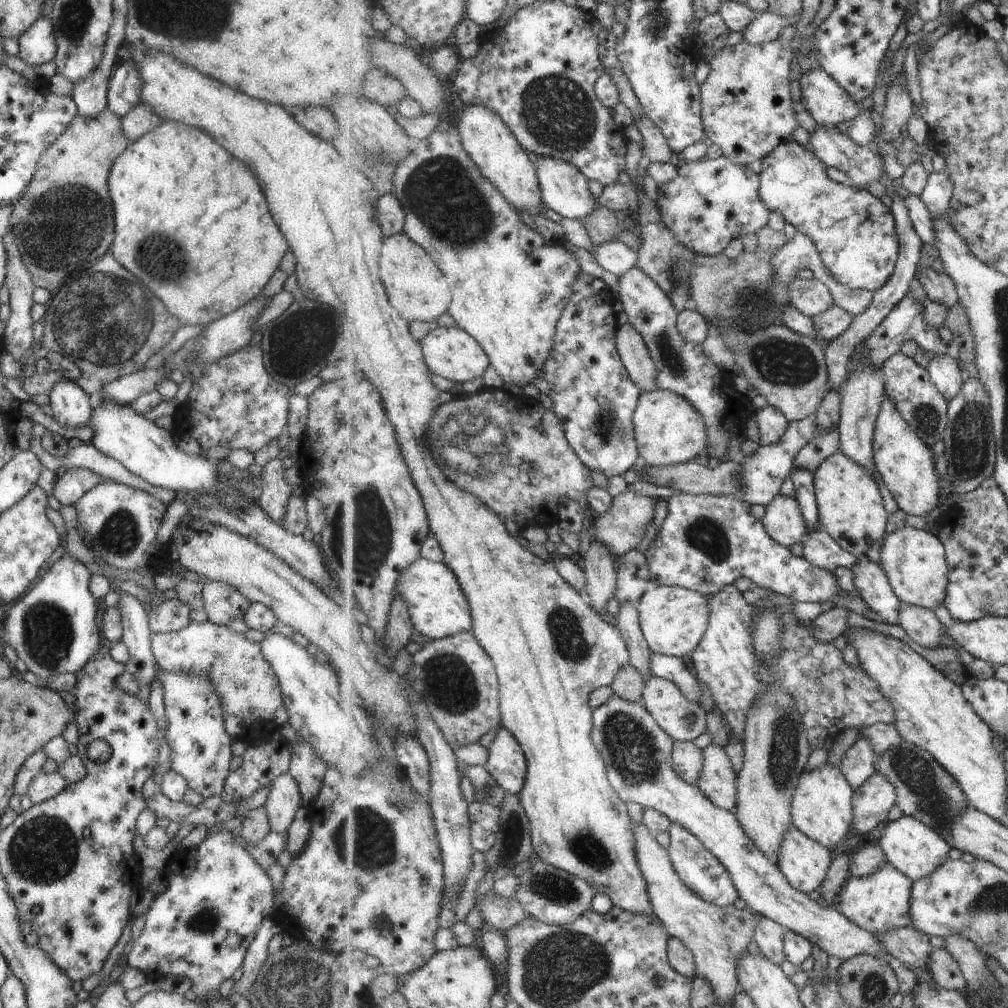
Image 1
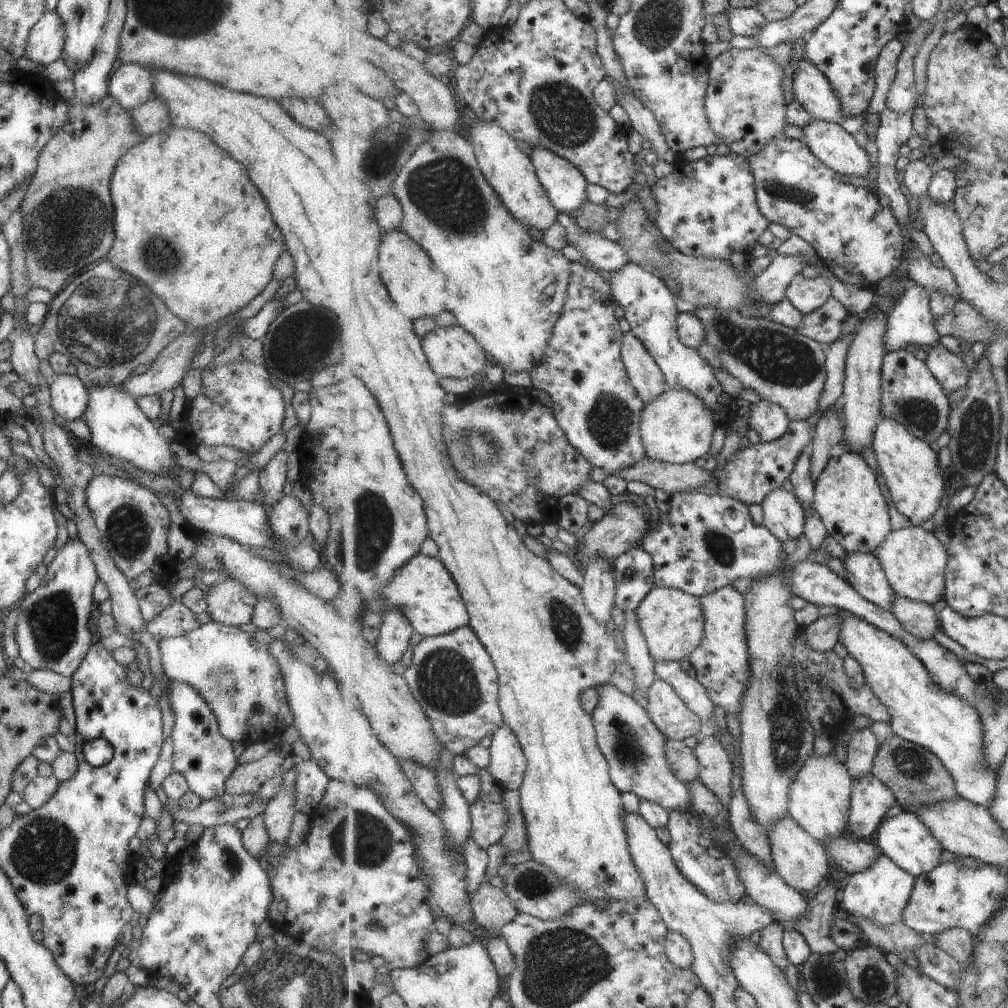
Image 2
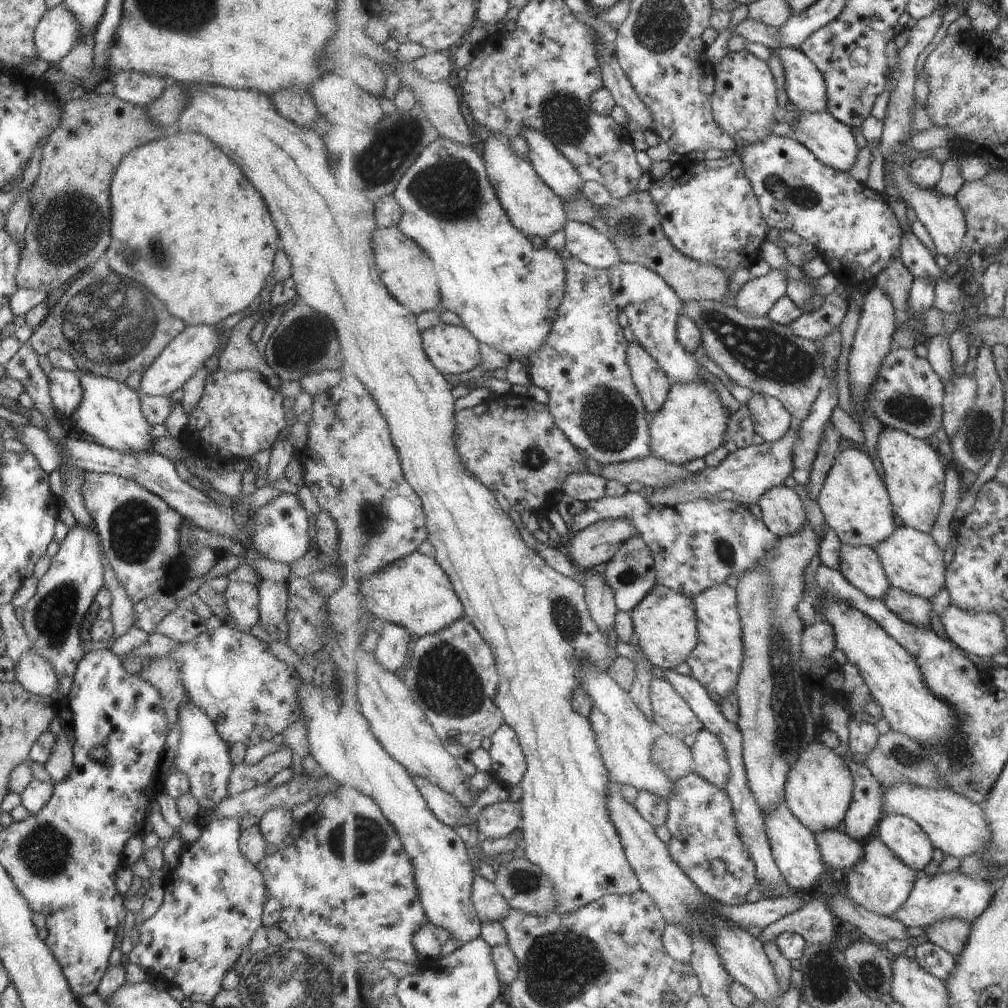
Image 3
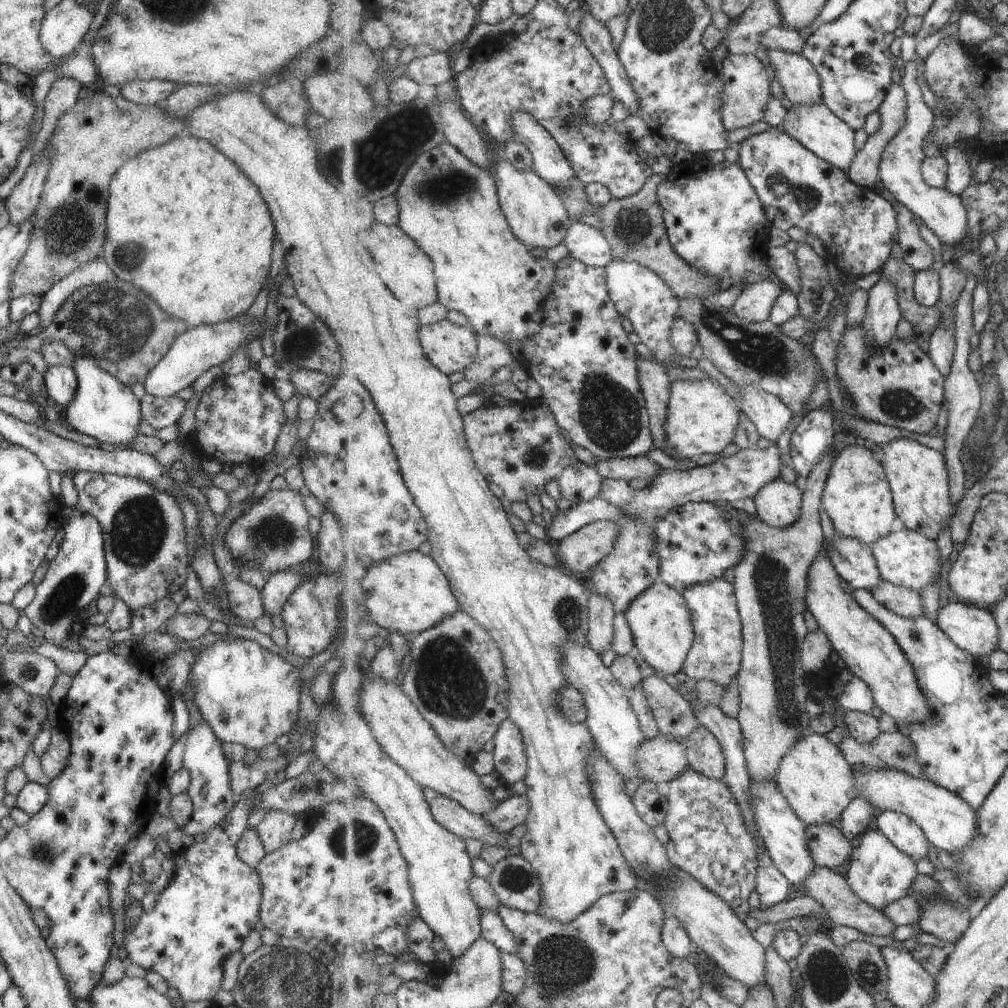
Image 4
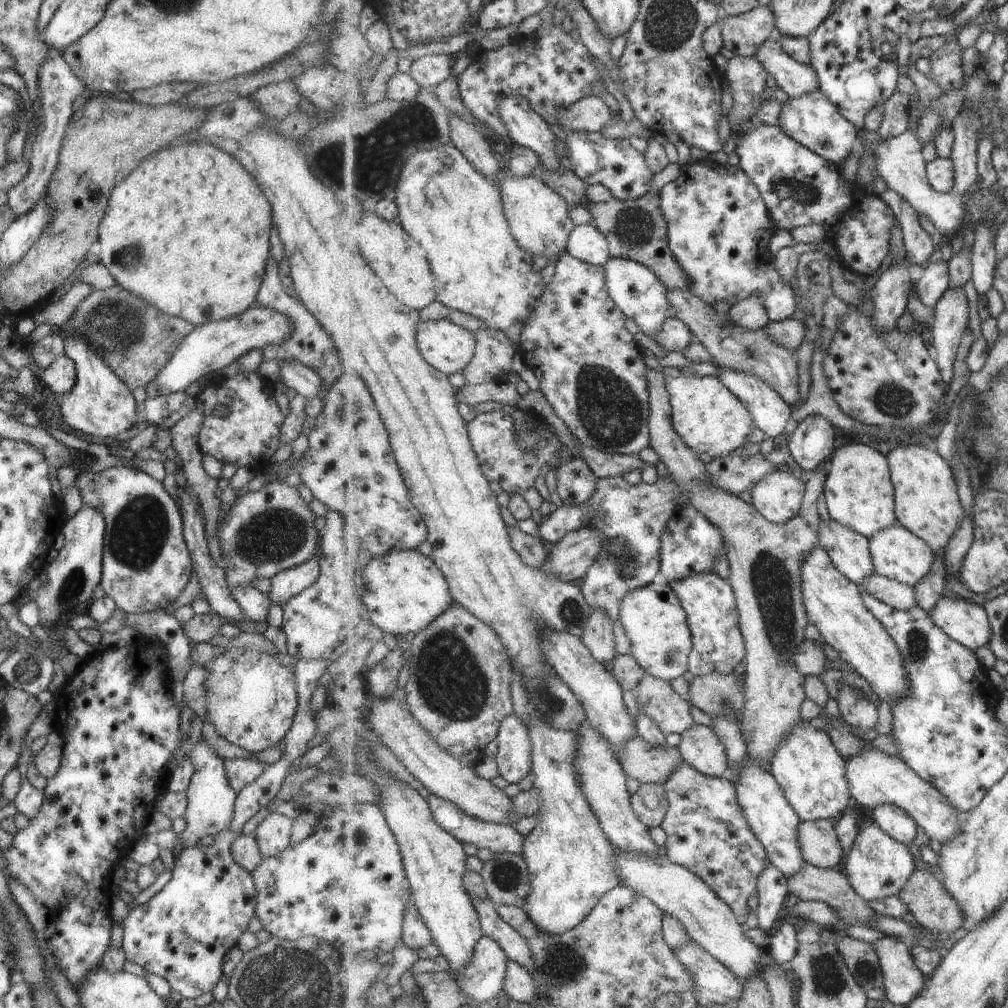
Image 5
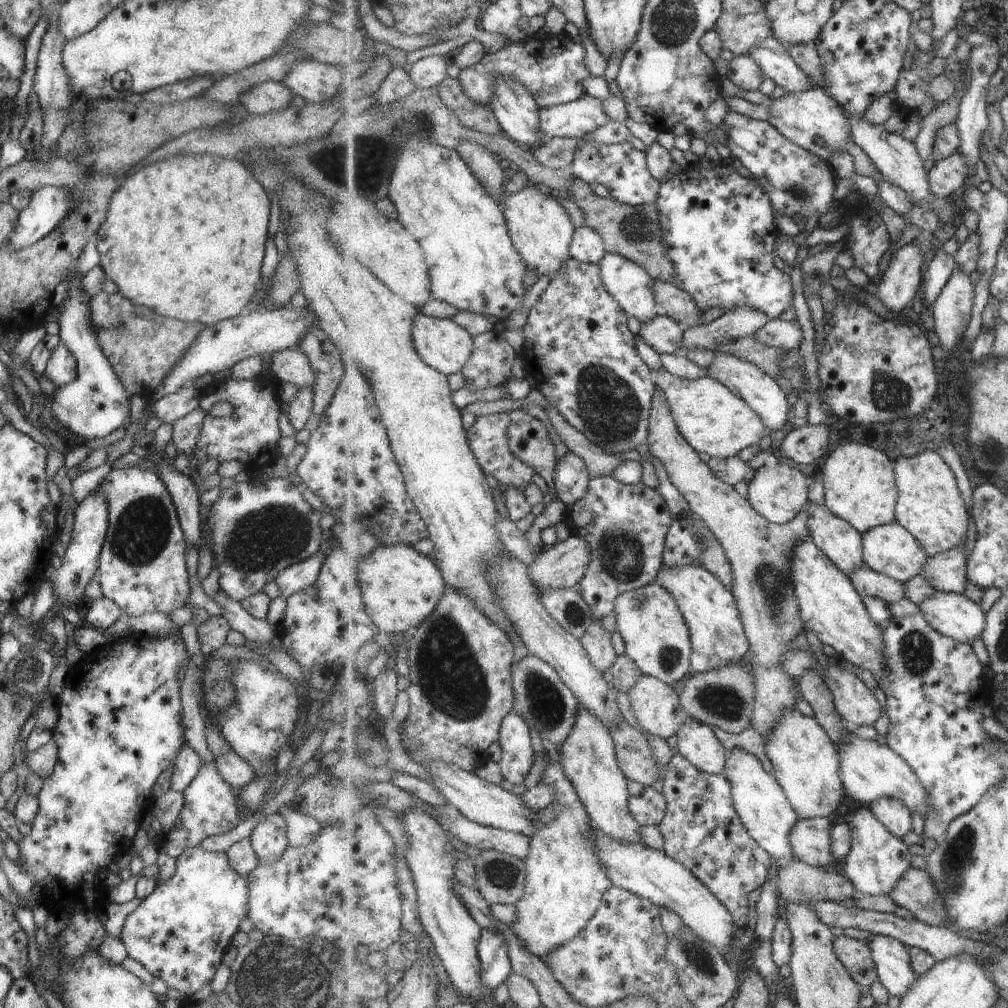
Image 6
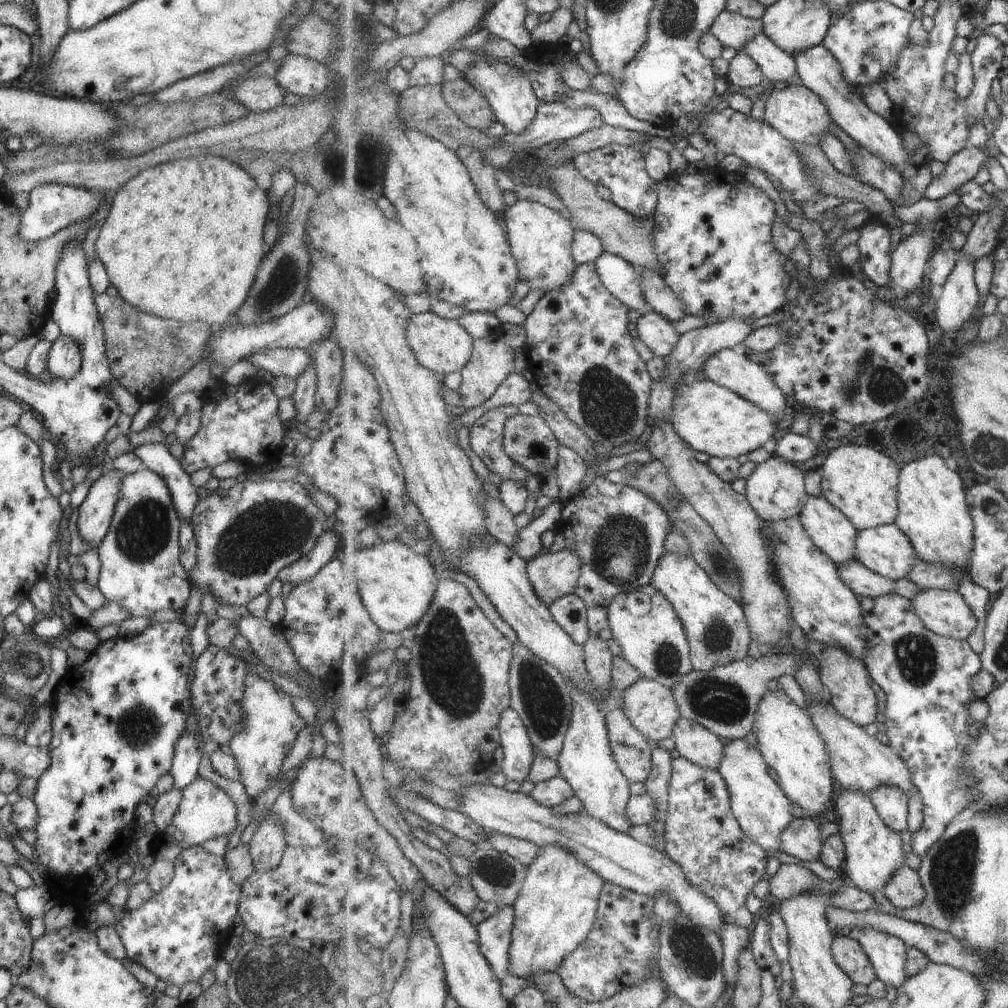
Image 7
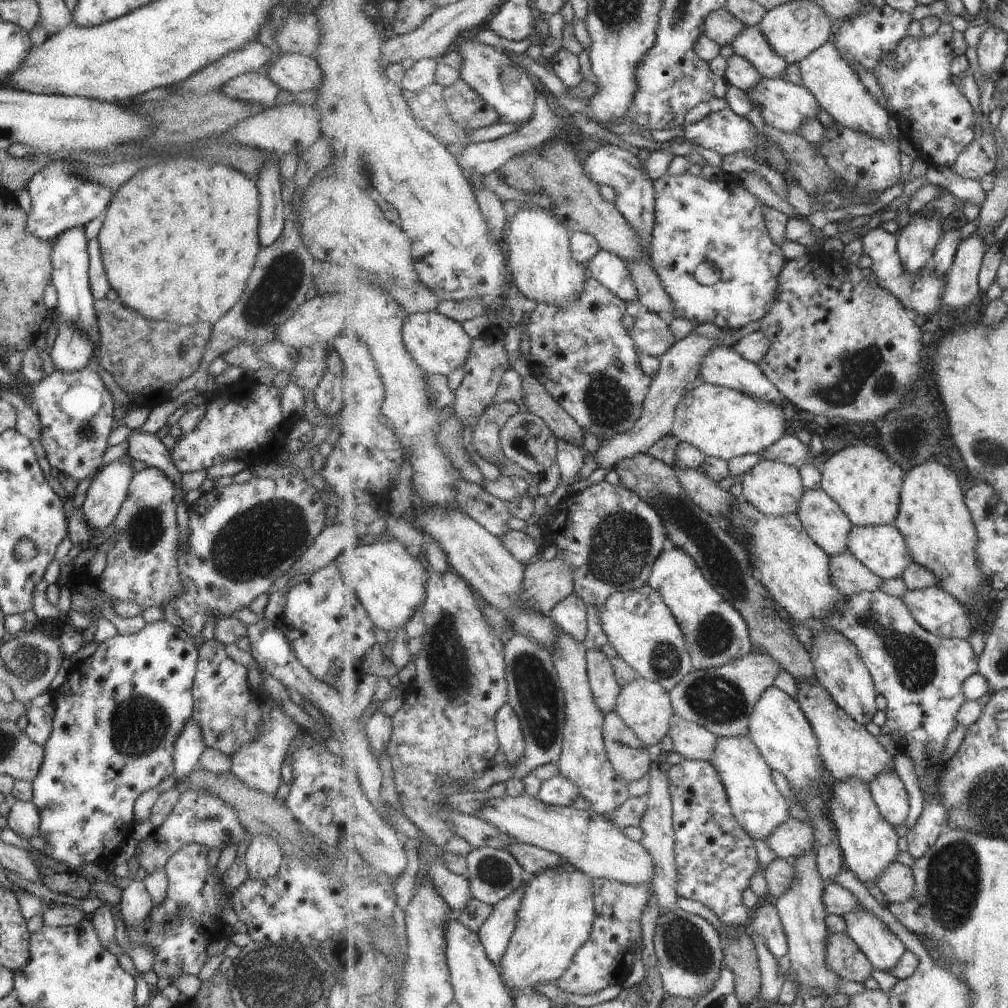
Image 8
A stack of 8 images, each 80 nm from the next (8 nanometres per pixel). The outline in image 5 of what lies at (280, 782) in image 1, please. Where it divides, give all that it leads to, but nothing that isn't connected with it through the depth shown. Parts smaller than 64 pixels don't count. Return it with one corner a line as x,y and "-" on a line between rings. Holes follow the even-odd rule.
269,813
252,831
258,851
263,857
278,855
290,842
293,819
281,813

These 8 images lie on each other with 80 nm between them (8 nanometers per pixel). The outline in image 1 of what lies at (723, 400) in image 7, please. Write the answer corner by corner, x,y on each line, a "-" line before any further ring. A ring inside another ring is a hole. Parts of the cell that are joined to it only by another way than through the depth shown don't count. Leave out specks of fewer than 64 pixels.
666,389
642,392
633,414
638,450
646,466
667,468
693,461
707,449
703,416
679,394

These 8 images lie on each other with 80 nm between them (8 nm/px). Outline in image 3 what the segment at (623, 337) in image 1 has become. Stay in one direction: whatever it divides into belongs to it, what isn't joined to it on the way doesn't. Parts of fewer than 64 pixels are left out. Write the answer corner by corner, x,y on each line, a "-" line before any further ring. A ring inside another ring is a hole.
635,339
627,348
627,362
631,367
639,394
646,403
648,414
655,416
667,402
673,380
666,370

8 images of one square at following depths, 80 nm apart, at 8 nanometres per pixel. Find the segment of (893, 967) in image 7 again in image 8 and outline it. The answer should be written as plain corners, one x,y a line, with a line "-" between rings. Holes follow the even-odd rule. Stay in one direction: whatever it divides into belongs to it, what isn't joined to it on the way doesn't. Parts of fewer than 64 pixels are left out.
865,906
843,916
846,933
858,943
875,969
890,972
908,951
903,941

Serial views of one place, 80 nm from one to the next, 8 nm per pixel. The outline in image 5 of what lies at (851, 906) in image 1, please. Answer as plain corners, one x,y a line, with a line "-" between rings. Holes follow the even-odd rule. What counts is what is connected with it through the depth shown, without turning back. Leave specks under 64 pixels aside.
863,820
851,850
846,854
846,875
853,888
868,902
898,896
916,871
912,849
887,834
874,820

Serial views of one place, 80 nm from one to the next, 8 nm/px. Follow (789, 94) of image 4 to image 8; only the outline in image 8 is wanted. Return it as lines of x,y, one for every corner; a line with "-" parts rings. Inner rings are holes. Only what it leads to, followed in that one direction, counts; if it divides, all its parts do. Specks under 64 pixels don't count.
759,26
747,27
730,46
735,53
752,62
763,77
777,78
787,70
787,60
774,51

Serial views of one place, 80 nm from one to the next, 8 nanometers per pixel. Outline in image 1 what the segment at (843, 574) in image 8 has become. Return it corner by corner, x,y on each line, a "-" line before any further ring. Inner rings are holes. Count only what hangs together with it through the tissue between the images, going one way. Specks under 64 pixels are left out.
905,602
902,604
899,624
915,643
930,649
949,646
958,650
958,645
952,645
953,639
949,634
949,628
933,610

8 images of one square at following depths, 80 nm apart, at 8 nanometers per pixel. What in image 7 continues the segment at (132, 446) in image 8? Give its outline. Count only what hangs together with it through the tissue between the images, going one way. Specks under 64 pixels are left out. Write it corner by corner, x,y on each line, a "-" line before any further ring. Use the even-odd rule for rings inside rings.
143,443
131,451
139,458
142,466
155,472
169,489
173,506
180,519
188,521
193,507
199,500
195,487
189,483
189,475
181,468
163,443

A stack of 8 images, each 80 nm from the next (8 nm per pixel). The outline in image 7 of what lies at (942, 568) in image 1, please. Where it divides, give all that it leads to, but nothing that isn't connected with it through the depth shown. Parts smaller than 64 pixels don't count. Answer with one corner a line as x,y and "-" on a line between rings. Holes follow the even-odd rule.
895,523
860,531
856,558
891,580
905,579
920,560
910,538

